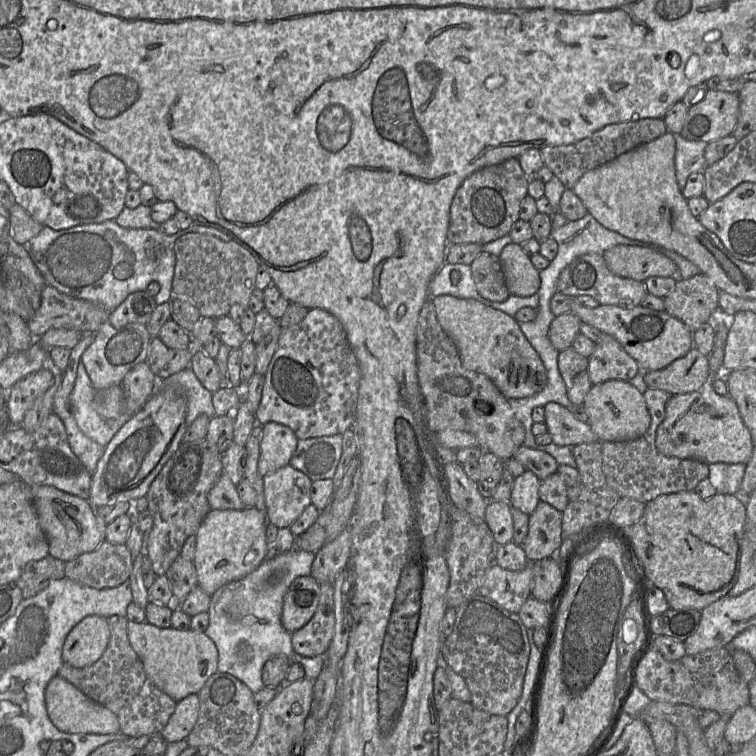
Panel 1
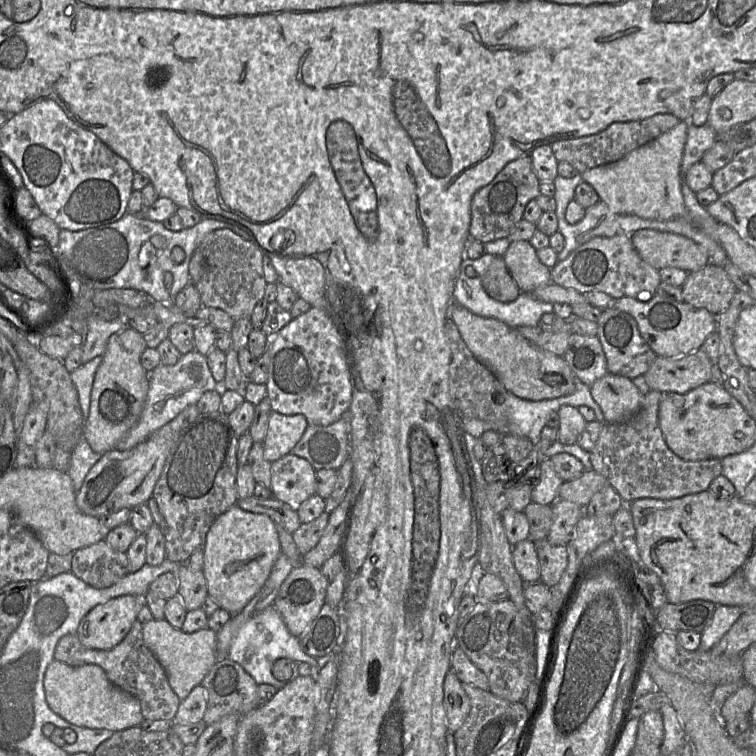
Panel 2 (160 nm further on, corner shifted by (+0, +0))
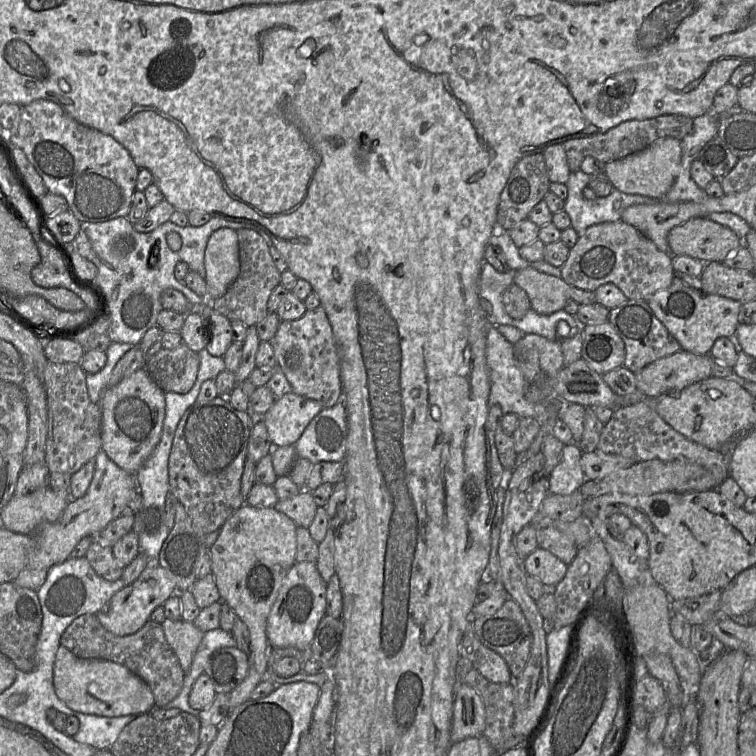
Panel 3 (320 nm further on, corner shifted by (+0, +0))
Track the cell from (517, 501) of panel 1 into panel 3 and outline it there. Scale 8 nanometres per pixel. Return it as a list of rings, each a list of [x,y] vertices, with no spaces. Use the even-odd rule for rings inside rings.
[[[578,443],[564,444],[560,460],[548,478],[548,493],[569,495],[579,491],[586,480],[580,464],[582,454]]]

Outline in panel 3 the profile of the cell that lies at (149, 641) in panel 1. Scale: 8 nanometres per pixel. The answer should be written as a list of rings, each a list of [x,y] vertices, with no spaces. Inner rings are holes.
[[[166,618],[161,624],[165,638],[186,674],[203,638],[203,632],[193,622],[187,622],[181,618],[177,620]]]

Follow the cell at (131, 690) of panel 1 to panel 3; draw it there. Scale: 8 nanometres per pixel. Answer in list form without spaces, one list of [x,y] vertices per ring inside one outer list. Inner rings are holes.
[[[84,614],[76,618],[65,629],[60,643],[77,657],[106,659],[127,667],[148,684],[154,698],[154,705],[157,707],[169,705],[182,689],[185,673],[179,664],[178,657],[165,638],[161,623],[148,620],[137,632],[118,636],[105,629],[96,614]]]

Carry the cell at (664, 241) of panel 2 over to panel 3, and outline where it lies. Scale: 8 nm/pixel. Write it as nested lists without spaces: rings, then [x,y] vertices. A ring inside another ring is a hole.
[[[694,217],[670,230],[668,245],[672,256],[686,255],[703,263],[723,262],[741,246],[741,239],[707,217]]]

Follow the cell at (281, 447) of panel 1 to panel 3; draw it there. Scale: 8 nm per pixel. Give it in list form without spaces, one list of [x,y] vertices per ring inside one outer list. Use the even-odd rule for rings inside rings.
[[[287,392],[274,401],[262,420],[273,446],[294,445],[312,419],[324,408],[317,400]]]

